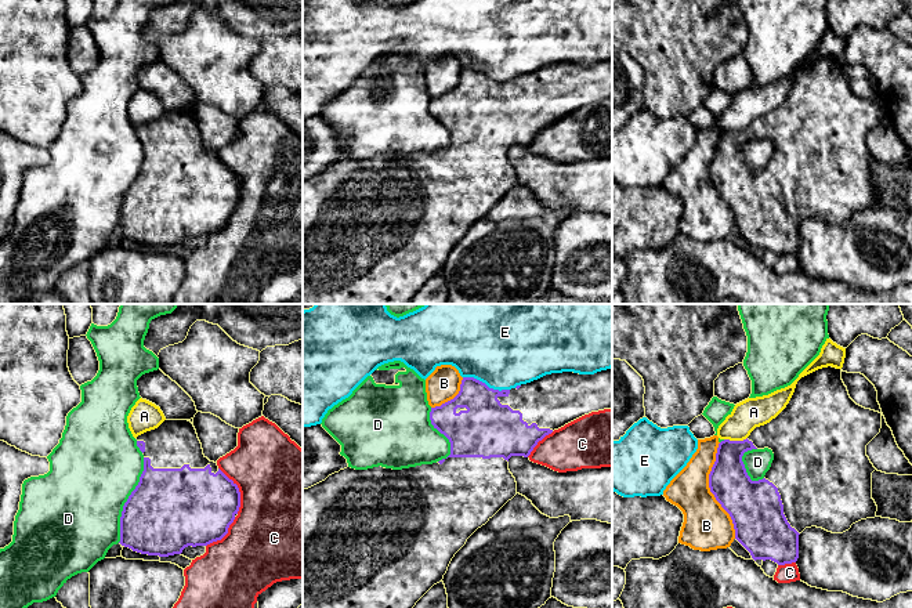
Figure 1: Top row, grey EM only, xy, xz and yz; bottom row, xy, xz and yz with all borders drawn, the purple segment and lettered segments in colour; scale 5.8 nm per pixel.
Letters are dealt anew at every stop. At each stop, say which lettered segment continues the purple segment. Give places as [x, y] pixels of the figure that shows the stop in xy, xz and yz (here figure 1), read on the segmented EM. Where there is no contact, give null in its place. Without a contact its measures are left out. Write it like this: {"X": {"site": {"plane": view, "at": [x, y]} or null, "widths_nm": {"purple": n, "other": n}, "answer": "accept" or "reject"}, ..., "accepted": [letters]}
{"A": {"site": {"plane": "yz", "at": [735, 441]}, "widths_nm": {"purple": 240, "other": 180}, "answer": "reject"}, "B": {"site": {"plane": "yz", "at": [710, 491]}, "widths_nm": {"purple": 280, "other": 280}, "answer": "reject"}, "C": {"site": {"plane": "xy", "at": [238, 491]}, "widths_nm": {"purple": 420, "other": 480}, "answer": "reject"}, "D": {"site": {"plane": "xy", "at": [127, 500]}, "widths_nm": {"purple": 480, "other": 480}, "answer": "reject"}, "E": {"site": {"plane": "xz", "at": [485, 384]}, "widths_nm": {"purple": 320, "other": 480}, "answer": "reject"}, "accepted": []}

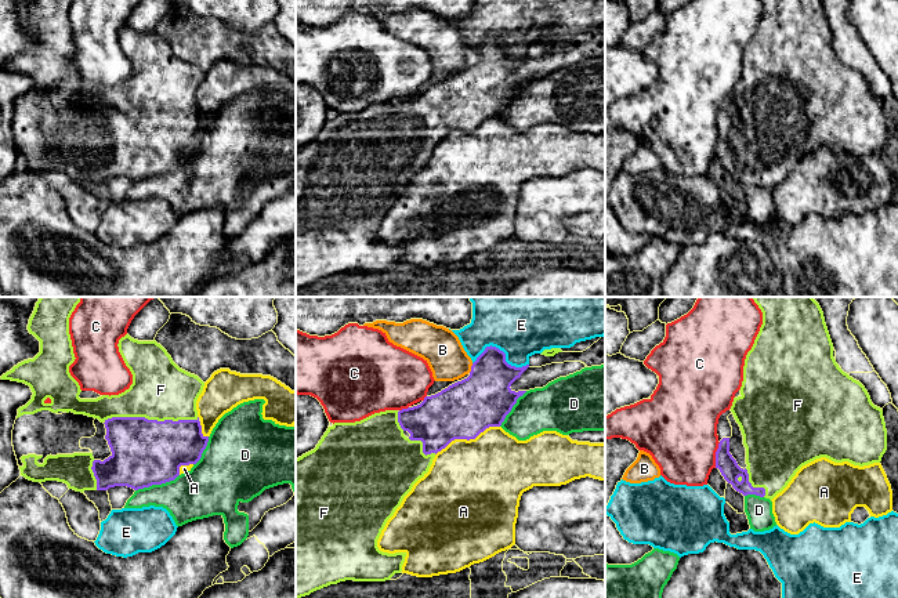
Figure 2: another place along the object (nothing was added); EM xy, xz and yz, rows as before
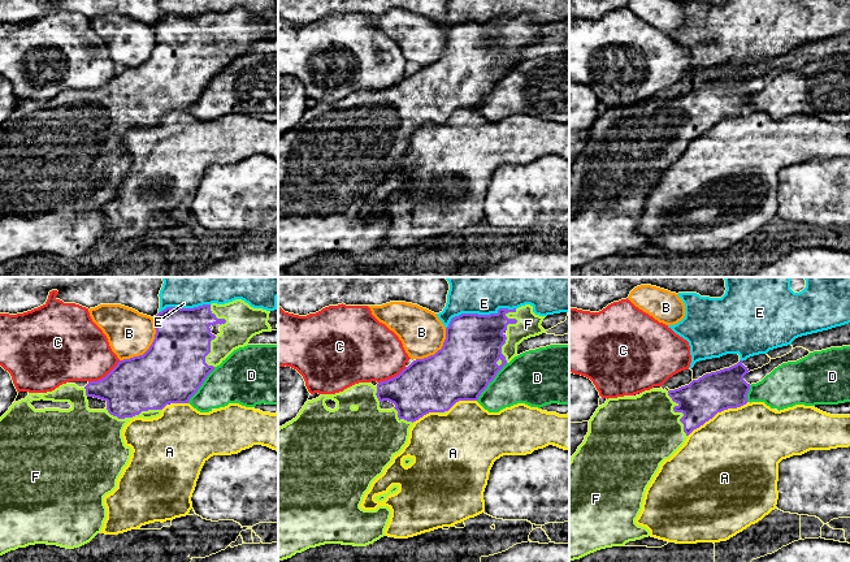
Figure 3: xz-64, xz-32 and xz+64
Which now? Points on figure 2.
{"A": {"site": {"plane": "xz", "at": [467, 439]}, "widths_nm": {"purple": 320, "other": 500}, "answer": "reject"}, "B": {"site": {"plane": "xz", "at": [471, 368]}, "widths_nm": {"purple": 320, "other": 220}, "answer": "reject"}, "C": {"site": {"plane": "yz", "at": [716, 455]}, "widths_nm": {"purple": 120, "other": 440}, "answer": "reject"}, "D": {"site": {"plane": "xy", "at": [156, 484]}, "widths_nm": {"purple": 380, "other": 280}, "answer": "reject"}, "E": {"site": {"plane": "xz", "at": [503, 352]}, "widths_nm": {"purple": 280, "other": 480}, "answer": "reject"}, "F": {"site": {"plane": "xy", "at": [151, 420]}, "widths_nm": {"purple": 380, "other": 340}, "answer": "accept"}, "accepted": ["F"]}

